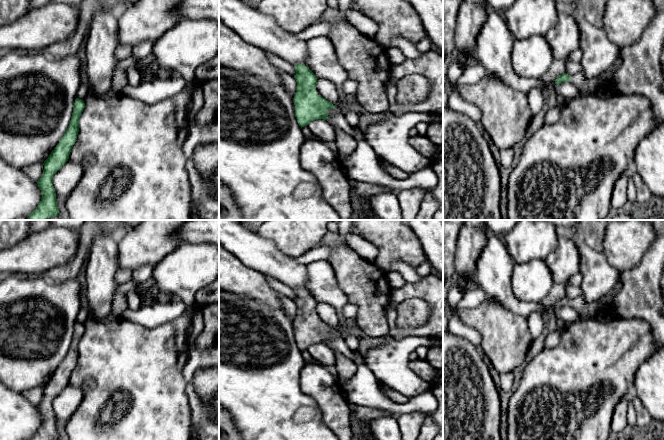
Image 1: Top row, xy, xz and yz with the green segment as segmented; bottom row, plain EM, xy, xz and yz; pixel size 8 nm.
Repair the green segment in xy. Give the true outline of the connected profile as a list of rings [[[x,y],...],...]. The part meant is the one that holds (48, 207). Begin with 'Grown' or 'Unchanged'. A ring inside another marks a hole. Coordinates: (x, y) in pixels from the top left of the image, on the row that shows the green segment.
Unchanged. [[[76,98],[73,105],[71,121],[64,136],[44,161],[43,174],[36,181],[41,190],[42,198],[27,220],[48,220],[50,217],[58,216],[59,210],[56,201],[56,192],[53,187],[53,176],[69,159],[71,149],[77,139],[79,118],[84,108],[84,101]]]

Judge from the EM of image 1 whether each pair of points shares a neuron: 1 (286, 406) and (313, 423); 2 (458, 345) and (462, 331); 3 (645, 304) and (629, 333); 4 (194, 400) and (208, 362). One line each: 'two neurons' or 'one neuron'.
1: one neuron
2: two neurons
3: two neurons
4: one neuron

